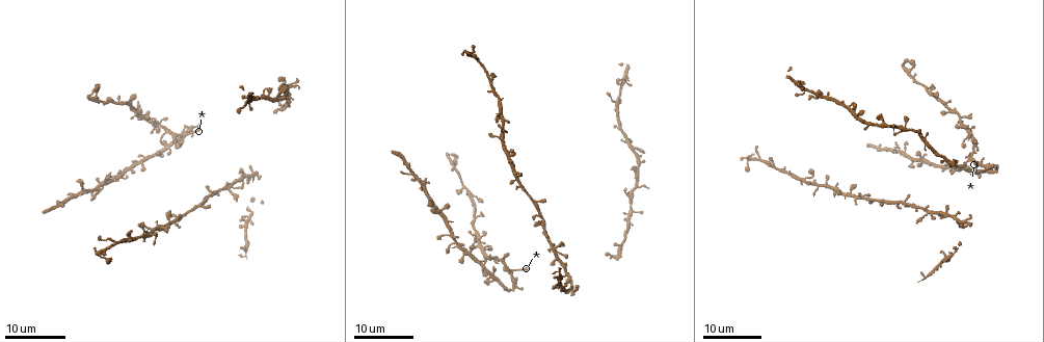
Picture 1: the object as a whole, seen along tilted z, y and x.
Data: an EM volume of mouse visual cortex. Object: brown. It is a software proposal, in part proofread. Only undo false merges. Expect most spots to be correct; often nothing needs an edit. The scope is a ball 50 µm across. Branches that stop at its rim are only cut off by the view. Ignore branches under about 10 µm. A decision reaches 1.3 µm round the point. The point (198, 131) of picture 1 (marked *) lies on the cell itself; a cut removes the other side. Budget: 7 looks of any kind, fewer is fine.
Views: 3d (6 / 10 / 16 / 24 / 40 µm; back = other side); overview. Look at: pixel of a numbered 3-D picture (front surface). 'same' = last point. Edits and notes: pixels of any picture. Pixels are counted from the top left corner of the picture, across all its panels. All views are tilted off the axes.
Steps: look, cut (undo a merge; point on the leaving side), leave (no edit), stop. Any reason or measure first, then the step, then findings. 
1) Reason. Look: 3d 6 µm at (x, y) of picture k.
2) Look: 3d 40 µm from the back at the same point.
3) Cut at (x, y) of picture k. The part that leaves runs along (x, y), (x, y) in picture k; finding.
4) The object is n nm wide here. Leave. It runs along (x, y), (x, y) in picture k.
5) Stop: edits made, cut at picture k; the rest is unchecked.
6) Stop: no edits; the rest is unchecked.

Two arms in line, one across. Look: 3d 16 µm at (161, 126) of picture 1.

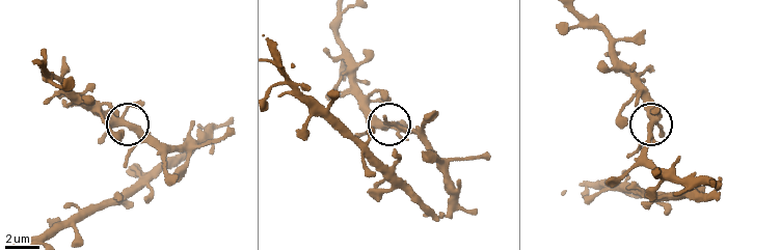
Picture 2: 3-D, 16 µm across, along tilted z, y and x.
Look: 3d 6 µm at (133, 127) of picture 2.

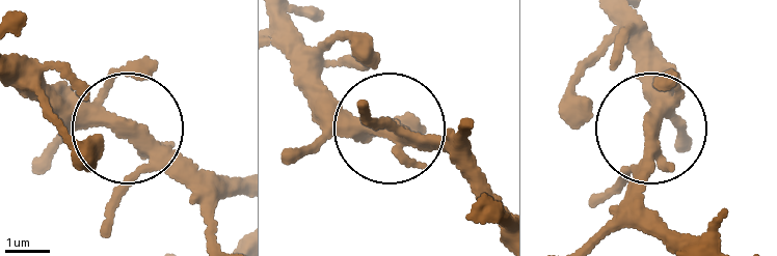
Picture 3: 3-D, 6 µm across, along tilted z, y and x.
Leave. It runs along (677, 239), (647, 189), (658, 54) in picture 3; all the same cell.

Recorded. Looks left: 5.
Thick turns thin. Look: 3d 16 µm at (949, 213) of picture 1.

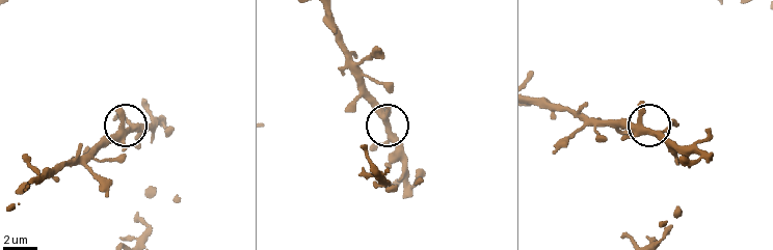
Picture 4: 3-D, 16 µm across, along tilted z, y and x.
Look: 3d 10 µm at (124, 133) of picture 4.

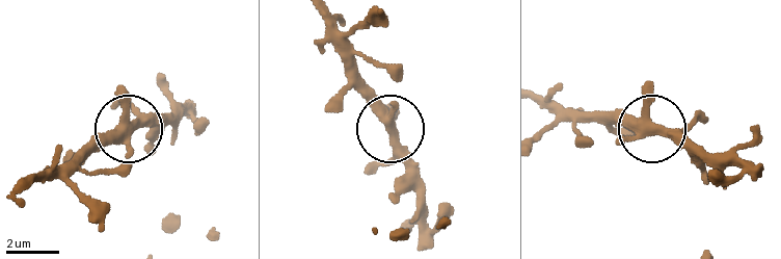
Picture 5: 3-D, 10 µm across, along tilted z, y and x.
5 arms meet here. Leave. All the same cell.

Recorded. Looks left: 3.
Four arms meet. Look: 3d 24 µm at (850, 110) of picture 1.

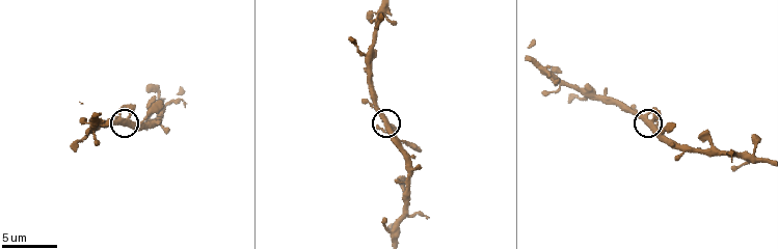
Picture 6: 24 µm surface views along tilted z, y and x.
Look: 3d 10 µm at (647, 122) of picture 6.

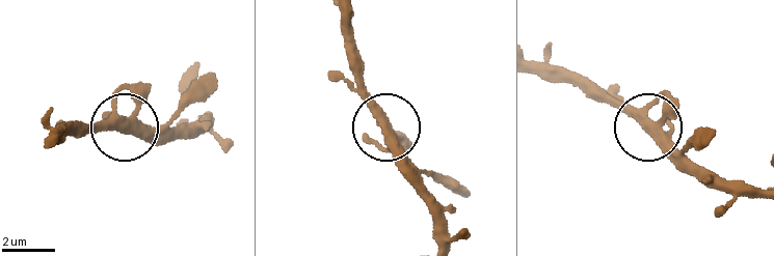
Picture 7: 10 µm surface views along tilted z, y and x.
Leave. It runs along (437, 239), (437, 216), (423, 187), (384, 129), (336, 75) in picture 7; continuous, no second cell.

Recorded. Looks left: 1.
Stop: no edits; the rest is unchecked.

